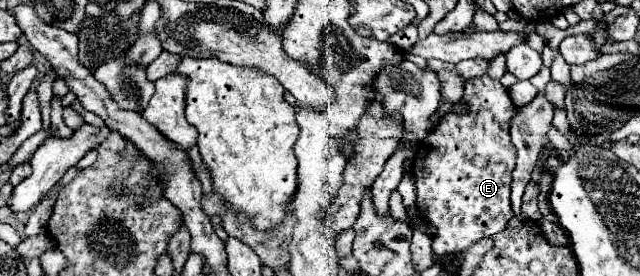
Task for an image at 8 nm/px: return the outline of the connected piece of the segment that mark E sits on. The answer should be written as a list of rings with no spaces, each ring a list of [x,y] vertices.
[[[481,75],[481,79],[467,79],[463,99],[471,105],[471,113],[447,113],[417,145],[411,165],[417,185],[417,209],[425,221],[437,227],[437,233],[433,235],[433,251],[437,255],[459,253],[471,247],[475,241],[503,231],[507,227],[507,221],[513,217],[509,193],[517,153],[509,139],[509,119],[513,117],[515,105],[499,79],[493,79],[489,75]]]

